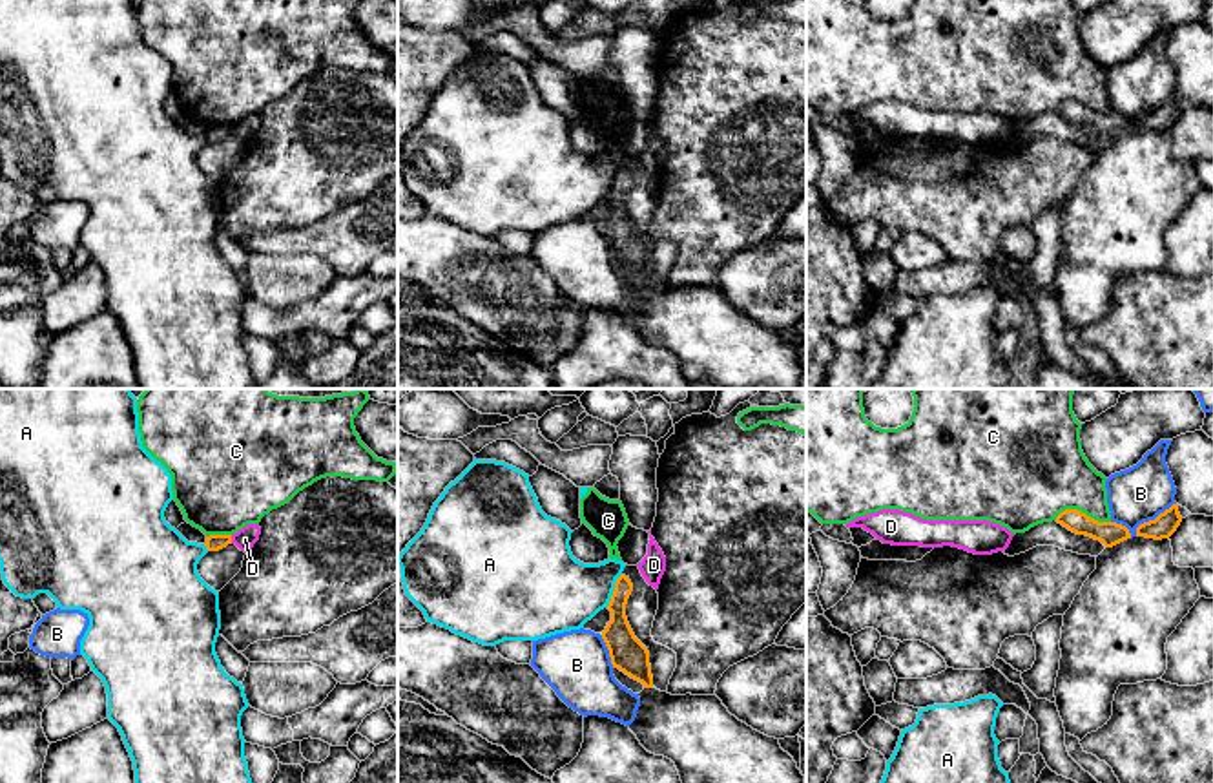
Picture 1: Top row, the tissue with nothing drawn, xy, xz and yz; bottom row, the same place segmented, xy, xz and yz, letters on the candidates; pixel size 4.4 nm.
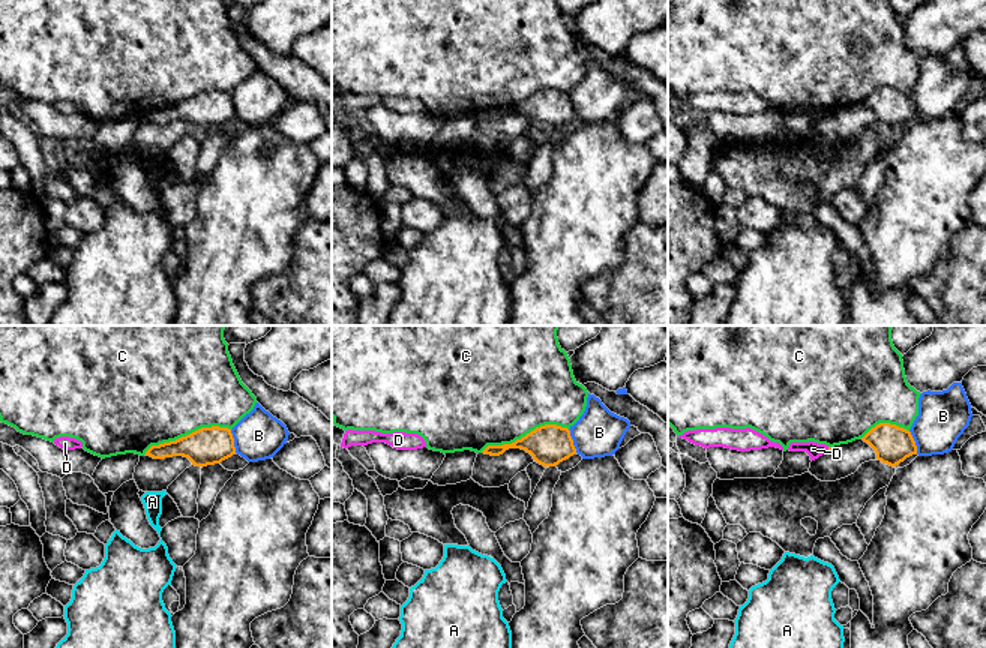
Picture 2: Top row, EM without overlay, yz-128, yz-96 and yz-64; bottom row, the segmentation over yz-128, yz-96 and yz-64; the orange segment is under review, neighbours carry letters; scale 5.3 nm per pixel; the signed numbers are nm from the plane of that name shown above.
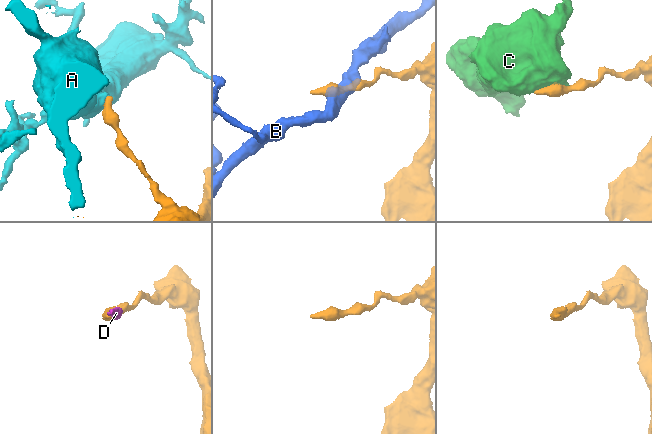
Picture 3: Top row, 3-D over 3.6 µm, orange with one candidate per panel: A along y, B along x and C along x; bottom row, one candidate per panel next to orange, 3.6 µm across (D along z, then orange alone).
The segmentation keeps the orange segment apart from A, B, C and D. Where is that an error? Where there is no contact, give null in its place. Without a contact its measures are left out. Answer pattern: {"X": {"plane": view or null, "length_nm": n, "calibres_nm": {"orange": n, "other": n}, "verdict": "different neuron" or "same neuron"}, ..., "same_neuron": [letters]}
{"A": {"plane": "xz", "length_nm": 170, "calibres_nm": {"orange": 140, "other": 340}, "verdict": "different neuron"}, "B": {"plane": "yz", "length_nm": 240, "calibres_nm": {"orange": 100, "other": 240}, "verdict": "different neuron"}, "C": {"plane": "yz", "length_nm": 240, "calibres_nm": {"orange": 110, "other": 400}, "verdict": "different neuron"}, "D": {"plane": "xy", "length_nm": 40, "calibres_nm": {"orange": 80, "other": 90}, "verdict": "different neuron"}, "same_neuron": []}

